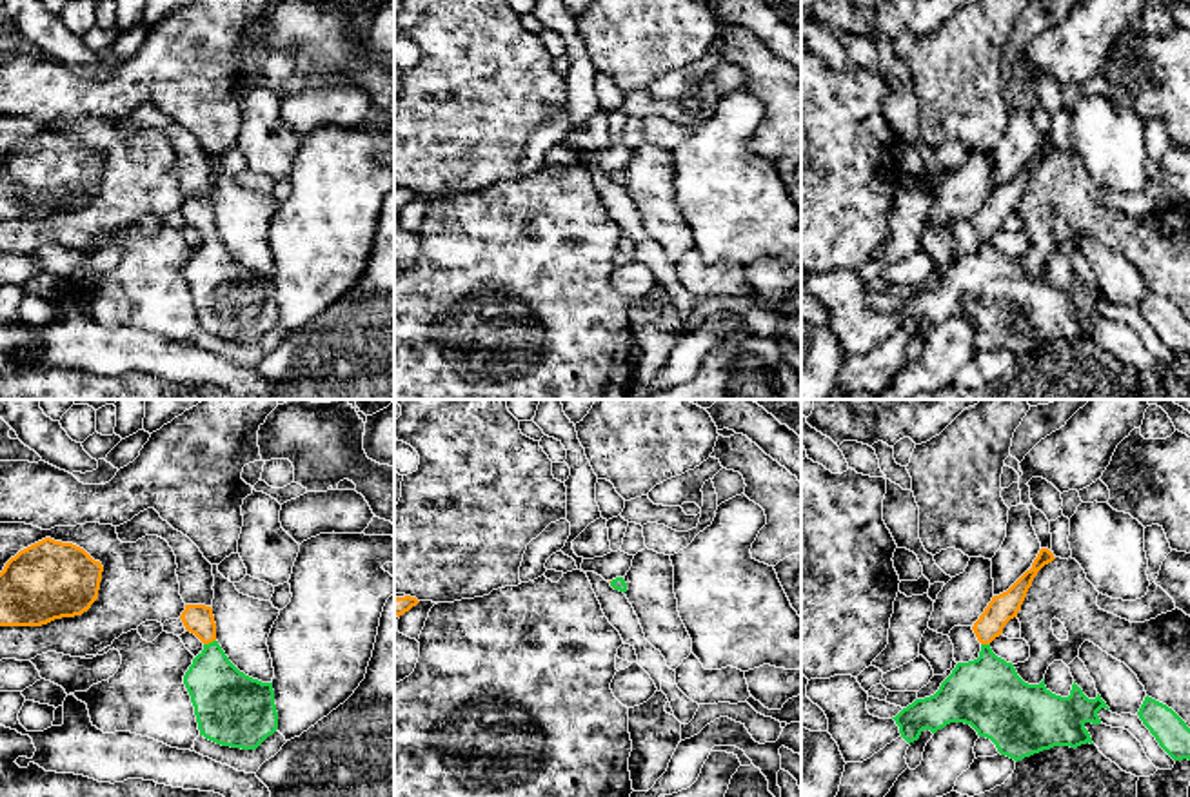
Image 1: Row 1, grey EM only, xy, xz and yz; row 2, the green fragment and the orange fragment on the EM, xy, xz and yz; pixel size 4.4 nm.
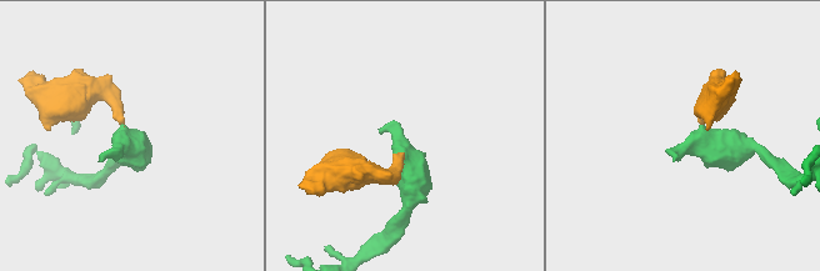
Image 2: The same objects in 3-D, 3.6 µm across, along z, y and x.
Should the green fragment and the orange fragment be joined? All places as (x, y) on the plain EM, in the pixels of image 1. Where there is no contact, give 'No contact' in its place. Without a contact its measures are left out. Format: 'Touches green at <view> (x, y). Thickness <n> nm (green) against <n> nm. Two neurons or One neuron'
Touches green at xy (209, 236). Thickness 280 nm (green) against 140 nm. One neuron

